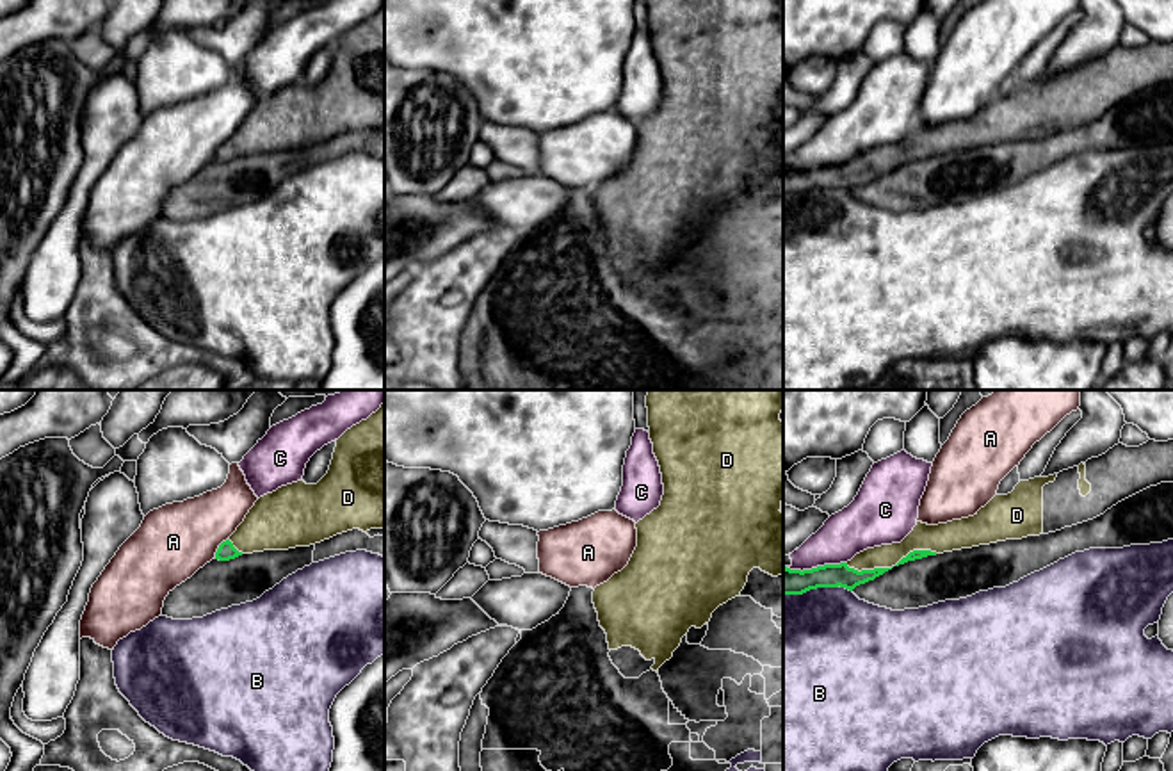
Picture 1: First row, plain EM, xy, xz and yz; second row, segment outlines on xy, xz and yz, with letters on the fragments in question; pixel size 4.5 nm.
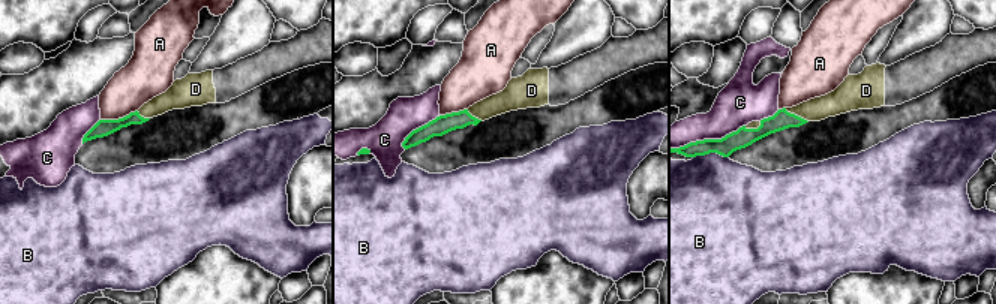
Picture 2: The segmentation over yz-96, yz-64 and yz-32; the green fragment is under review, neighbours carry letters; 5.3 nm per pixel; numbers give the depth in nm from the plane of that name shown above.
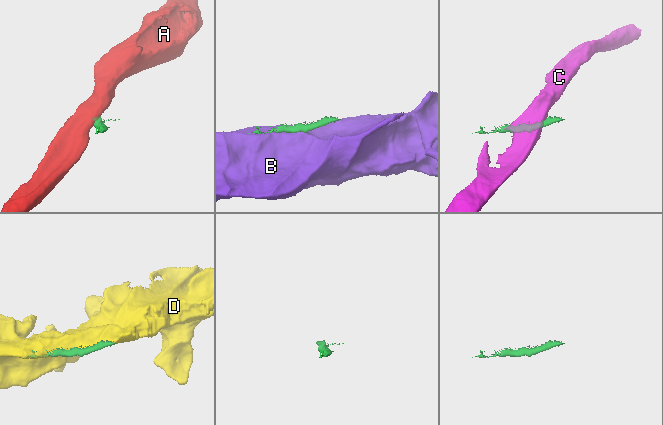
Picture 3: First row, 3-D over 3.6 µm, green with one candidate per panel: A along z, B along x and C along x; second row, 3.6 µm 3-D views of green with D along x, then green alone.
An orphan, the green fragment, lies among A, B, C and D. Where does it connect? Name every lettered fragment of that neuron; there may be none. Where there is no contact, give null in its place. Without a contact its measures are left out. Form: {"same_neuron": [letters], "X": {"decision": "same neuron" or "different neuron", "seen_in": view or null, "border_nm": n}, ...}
{"same_neuron": ["D"], "A": {"decision": "different neuron", "seen_in": "xy", "border_nm": 120}, "B": {"decision": "different neuron", "seen_in": "yz", "border_nm": 320}, "C": {"decision": "different neuron", "seen_in": "yz", "border_nm": 280}, "D": {"decision": "same neuron", "seen_in": "yz", "border_nm": 420}}

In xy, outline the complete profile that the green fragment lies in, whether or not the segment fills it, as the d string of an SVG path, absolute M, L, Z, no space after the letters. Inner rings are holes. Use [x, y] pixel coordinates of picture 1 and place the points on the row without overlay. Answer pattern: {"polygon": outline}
{"polygon": "M384 4L336 41L329 71L317 85L297 82L260 98L237 132L219 146L215 160L310 148L352 130L384 130Z"}

